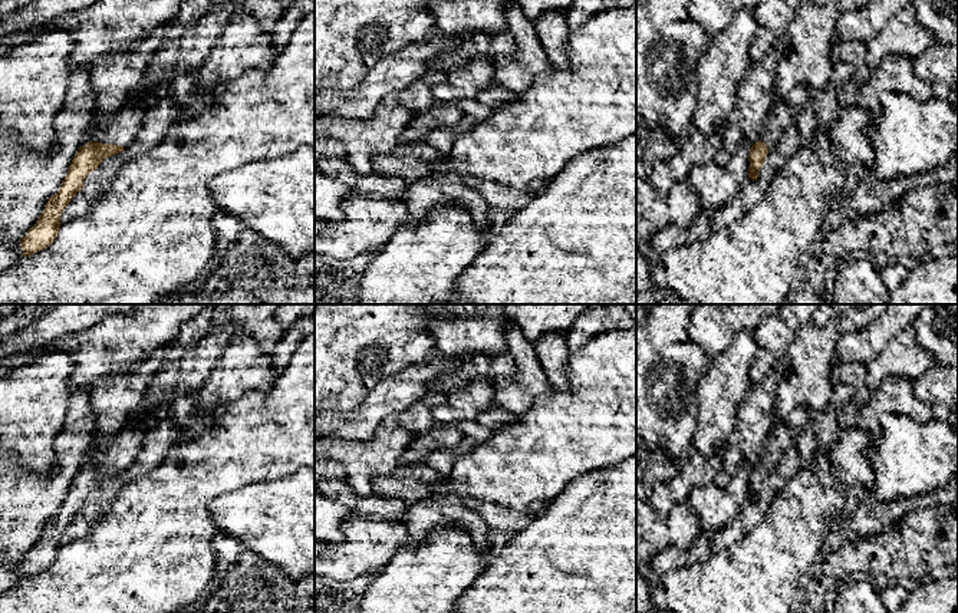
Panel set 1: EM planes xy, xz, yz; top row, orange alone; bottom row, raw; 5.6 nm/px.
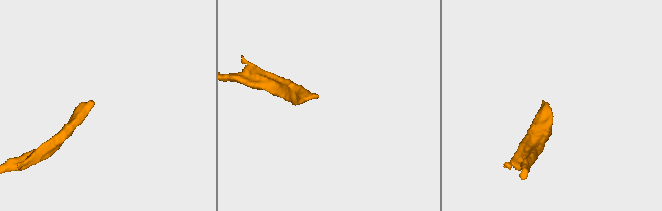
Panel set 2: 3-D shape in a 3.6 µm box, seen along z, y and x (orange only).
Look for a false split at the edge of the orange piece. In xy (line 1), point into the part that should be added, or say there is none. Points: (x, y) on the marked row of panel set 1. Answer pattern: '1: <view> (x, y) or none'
1: xy (127, 122)

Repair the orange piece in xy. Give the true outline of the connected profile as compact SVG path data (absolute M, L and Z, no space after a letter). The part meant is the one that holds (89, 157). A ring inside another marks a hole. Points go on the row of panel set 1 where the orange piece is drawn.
M155 83L134 92L115 118L105 123L106 129L99 139L79 148L59 191L49 198L36 224L22 238L22 257L29 257L53 243L59 233L63 210L75 194L83 188L85 178L103 159L124 151L129 136L138 132L145 112L152 108L164 90L167 90L167 85Z

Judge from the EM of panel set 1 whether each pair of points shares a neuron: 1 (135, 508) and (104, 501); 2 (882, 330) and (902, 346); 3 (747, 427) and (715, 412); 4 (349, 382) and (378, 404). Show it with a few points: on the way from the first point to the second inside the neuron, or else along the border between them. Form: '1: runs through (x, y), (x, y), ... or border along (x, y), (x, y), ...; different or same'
1: border along (135, 478), (104, 510), (104, 516), (92, 530); different
2: border along (911, 325), (904, 328), (868, 362); different
3: border along (749, 391), (738, 405), (736, 429), (721, 451); different
4: border along (394, 375), (385, 376), (356, 406), (338, 414); different

